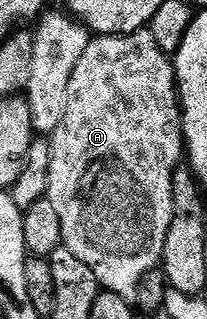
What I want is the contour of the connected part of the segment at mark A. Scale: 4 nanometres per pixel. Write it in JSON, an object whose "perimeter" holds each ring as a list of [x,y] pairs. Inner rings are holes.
{"perimeter":[[[142,29],[130,35],[97,35],[90,38],[87,49],[83,49],[83,57],[79,57],[79,65],[75,65],[75,73],[71,73],[71,85],[67,85],[67,113],[59,129],[51,136],[51,169],[49,170],[48,199],[59,213],[61,241],[83,265],[95,273],[97,282],[111,293],[119,293],[123,298],[136,300],[139,281],[143,281],[143,273],[156,271],[161,266],[163,257],[163,241],[167,241],[167,229],[171,229],[173,216],[173,174],[182,166],[185,150],[185,135],[181,131],[181,101],[177,93],[177,75],[173,71],[173,61],[155,41],[149,29]]]}

